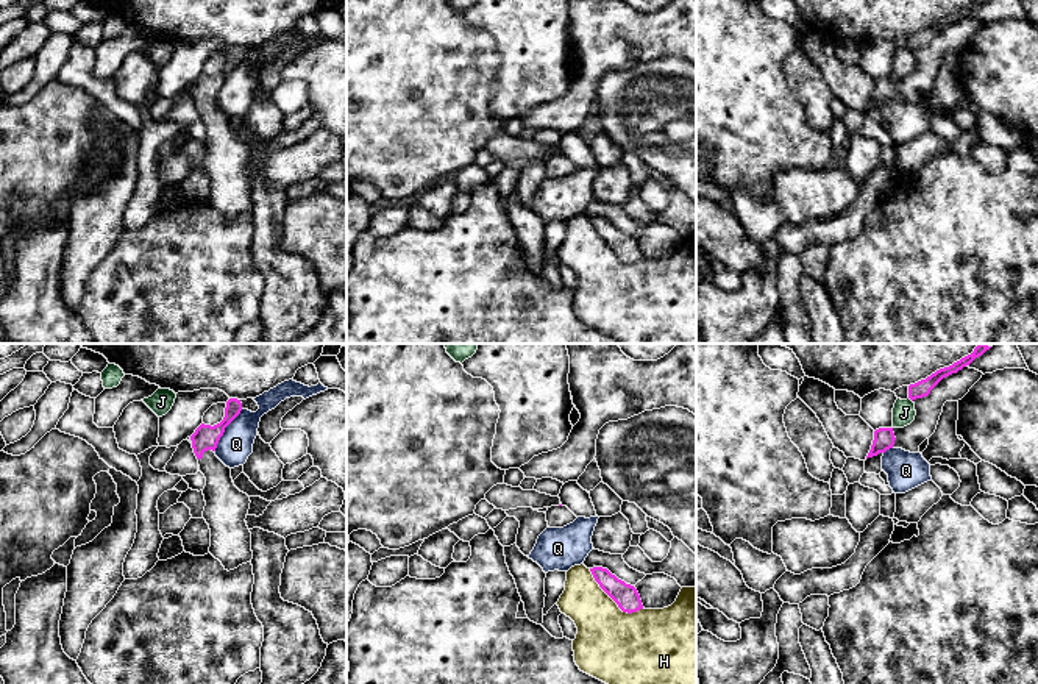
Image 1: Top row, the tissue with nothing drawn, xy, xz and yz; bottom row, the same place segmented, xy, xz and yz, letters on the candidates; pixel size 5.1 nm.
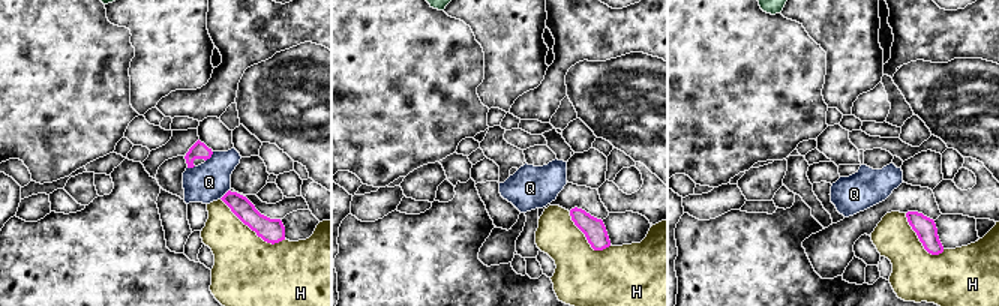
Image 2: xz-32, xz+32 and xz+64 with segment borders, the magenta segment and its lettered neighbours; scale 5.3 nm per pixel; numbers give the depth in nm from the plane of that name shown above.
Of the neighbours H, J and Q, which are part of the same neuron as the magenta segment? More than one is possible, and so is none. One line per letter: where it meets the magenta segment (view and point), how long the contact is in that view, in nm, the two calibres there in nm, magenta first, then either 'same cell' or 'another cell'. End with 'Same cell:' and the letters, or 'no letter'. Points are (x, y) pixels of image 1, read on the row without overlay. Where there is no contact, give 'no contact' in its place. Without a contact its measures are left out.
H: contact xz (612, 249); length 360 nm; calibres 120 and 380 nm; another cell
J: contact yz (910, 49); length 40 nm; calibres 90 and 120 nm; another cell
Q: contact xy (223, 81); length 260 nm; calibres 130 and 170 nm; another cell
Same cell: no letter

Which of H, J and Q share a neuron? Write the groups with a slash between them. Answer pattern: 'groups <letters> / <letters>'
groups H / J / Q

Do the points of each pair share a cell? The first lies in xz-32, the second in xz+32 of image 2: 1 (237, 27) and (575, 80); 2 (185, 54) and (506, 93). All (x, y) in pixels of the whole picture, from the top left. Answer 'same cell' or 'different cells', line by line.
1: different cells
2: same cell

